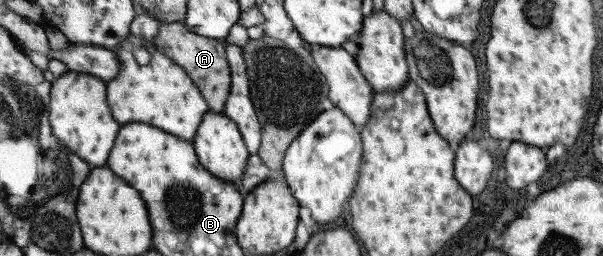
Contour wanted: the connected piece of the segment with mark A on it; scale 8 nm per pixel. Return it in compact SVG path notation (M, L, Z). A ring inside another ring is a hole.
M183 22L159 24L152 43L163 55L166 55L186 71L210 111L223 112L225 100L230 90L230 71L225 57L226 46L224 43L193 33Z

